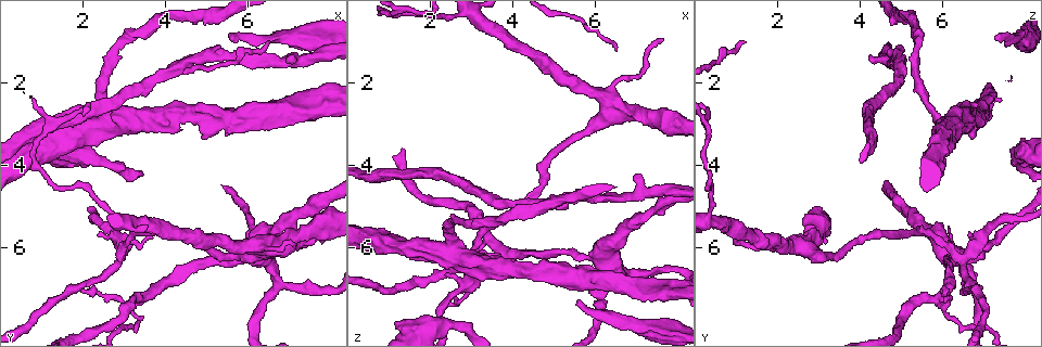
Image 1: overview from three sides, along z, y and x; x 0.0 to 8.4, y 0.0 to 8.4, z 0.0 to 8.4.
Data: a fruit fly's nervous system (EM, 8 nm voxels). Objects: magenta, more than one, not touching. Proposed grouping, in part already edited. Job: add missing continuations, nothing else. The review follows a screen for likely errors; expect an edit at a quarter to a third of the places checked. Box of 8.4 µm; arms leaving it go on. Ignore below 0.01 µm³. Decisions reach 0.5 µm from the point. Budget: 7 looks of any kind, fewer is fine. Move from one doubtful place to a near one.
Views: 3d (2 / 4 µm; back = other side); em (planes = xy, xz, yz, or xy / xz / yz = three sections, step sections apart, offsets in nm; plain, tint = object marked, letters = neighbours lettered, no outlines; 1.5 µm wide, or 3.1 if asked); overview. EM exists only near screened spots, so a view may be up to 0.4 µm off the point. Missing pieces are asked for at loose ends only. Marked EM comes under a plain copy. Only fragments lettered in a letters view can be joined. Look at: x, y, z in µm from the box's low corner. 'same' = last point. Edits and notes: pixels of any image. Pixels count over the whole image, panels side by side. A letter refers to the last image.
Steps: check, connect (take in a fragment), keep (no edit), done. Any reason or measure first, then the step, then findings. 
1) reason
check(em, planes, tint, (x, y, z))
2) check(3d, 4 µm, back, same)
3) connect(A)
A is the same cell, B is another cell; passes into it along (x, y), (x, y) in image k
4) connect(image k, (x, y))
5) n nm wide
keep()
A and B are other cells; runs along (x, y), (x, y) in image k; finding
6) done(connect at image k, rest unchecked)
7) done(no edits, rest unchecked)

an open end
check(em, xy, step 4, letters, (5.60, 0.90, 7.30))

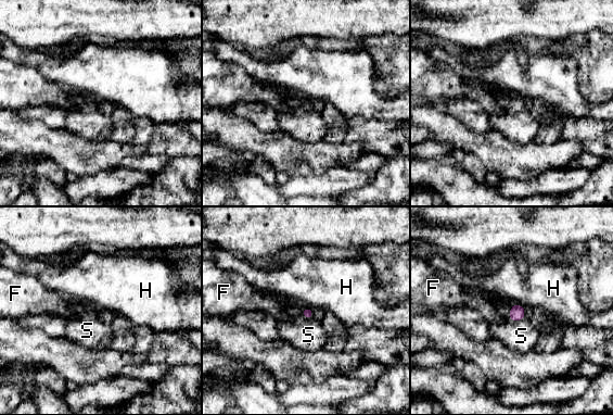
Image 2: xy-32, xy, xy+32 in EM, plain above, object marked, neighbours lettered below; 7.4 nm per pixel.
S touches over 140 nm
connect(S)
S is the same cell, F and H are other cells; it goes on there

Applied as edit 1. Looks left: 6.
check(overview)

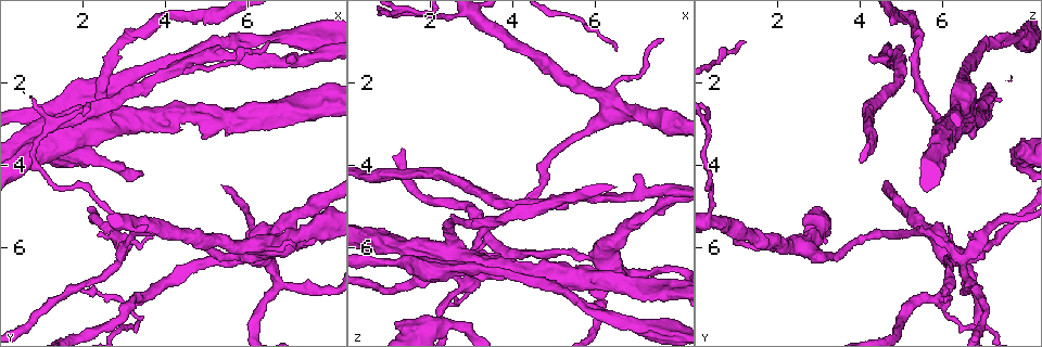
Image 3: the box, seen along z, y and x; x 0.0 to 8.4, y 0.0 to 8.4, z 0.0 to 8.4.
free end
check(em, xz, step 4, tint, (7.10, 1.35, 4.20))

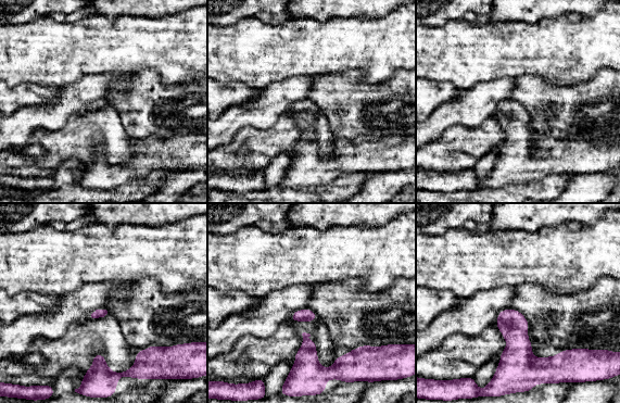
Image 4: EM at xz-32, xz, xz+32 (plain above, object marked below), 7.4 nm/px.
check(em, xz, step 4, letters, same)

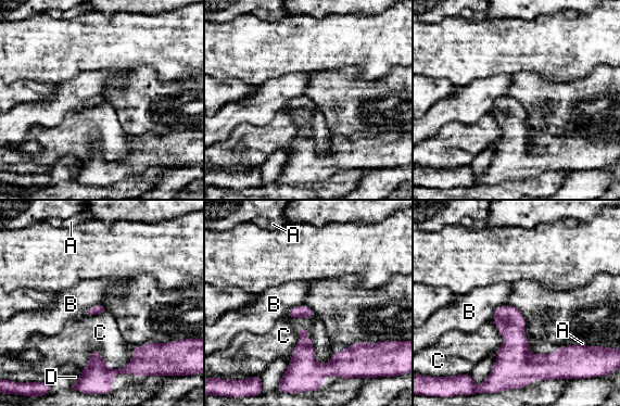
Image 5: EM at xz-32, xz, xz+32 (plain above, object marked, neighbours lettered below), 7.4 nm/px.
C touches over 340 nm
keep()
A, B, C and D are other cells; border along (303, 304), (293, 306), (287, 318) in image 5; no lettered fragment goes on from it

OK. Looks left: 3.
free end
check(3d, 2 µm, back, (2.00, 7.05, 5.90))

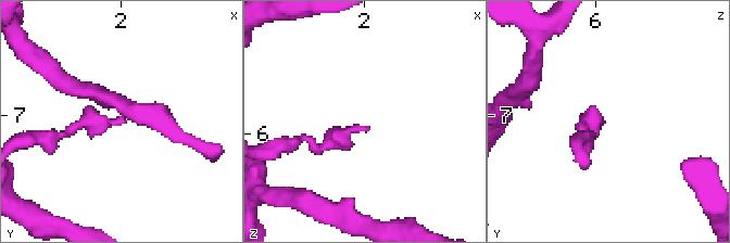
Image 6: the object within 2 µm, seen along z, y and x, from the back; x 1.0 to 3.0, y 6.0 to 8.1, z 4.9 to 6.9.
check(em, planes, tint, (1.98, 7.04, 5.92))

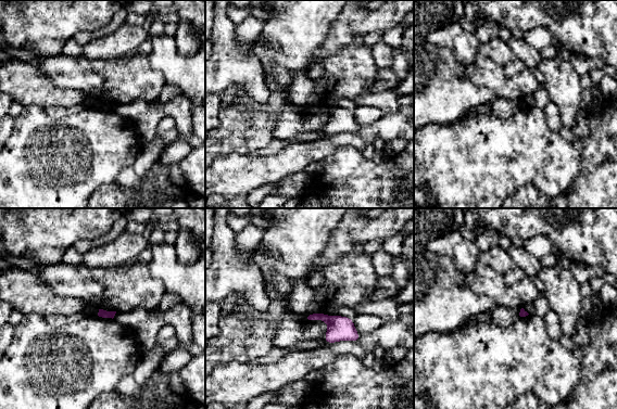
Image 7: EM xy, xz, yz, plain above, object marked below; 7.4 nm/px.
check(em, planes, letters, same)

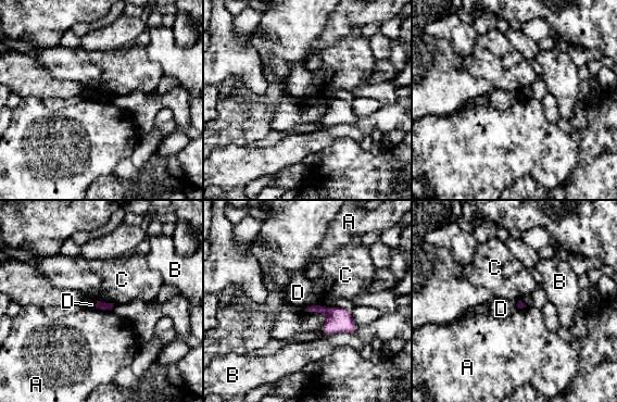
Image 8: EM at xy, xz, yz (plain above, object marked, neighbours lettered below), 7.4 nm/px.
keep()
A, B, C and D are other cells; border along (315, 303), (302, 308) in image 8; no lettered fragment goes on from it

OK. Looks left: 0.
done(connect at image 2, rest unchecked)

